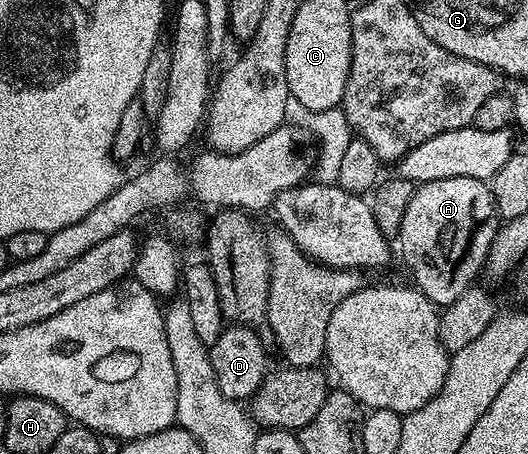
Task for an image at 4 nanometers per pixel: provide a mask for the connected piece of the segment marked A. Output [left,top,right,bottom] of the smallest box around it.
[399,177,498,308]

